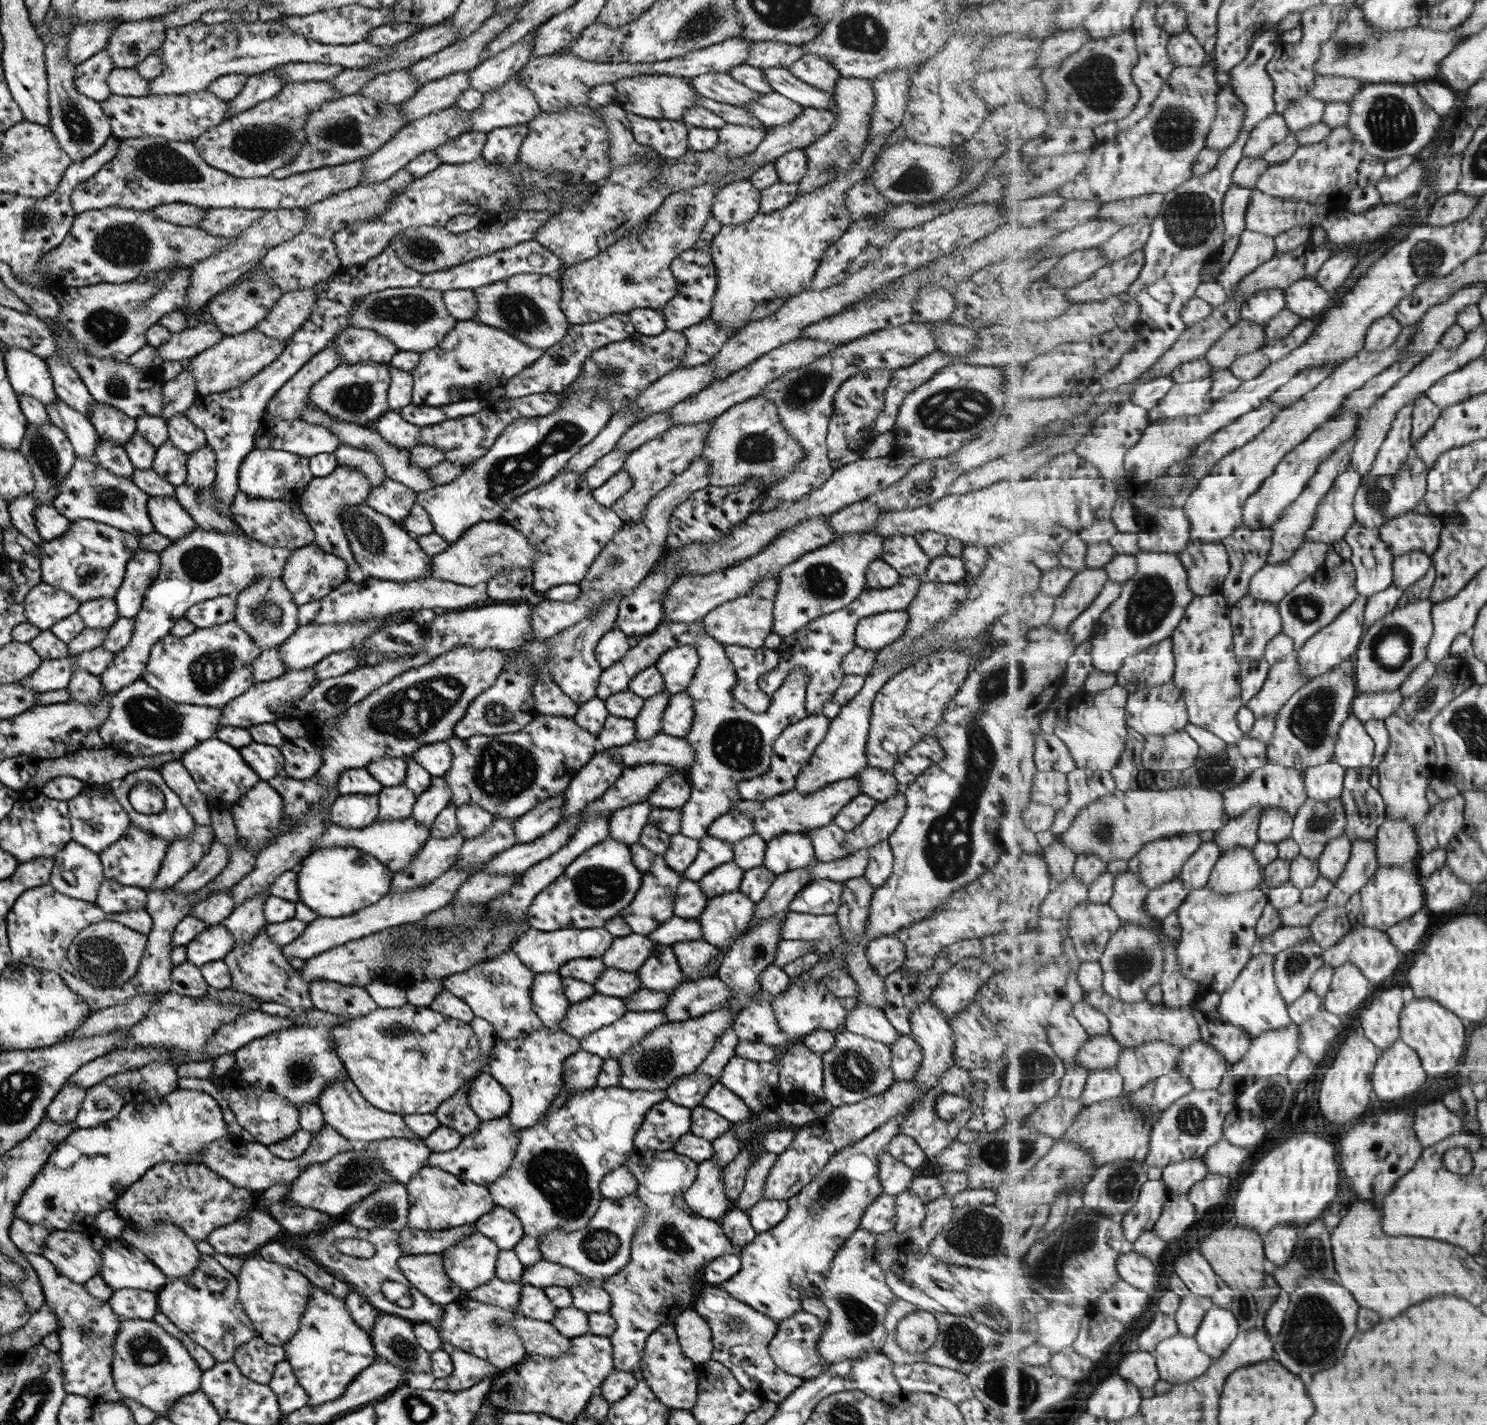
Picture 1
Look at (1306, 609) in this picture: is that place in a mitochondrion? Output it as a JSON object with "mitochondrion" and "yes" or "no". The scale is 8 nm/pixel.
{"mitochondrion":"yes"}

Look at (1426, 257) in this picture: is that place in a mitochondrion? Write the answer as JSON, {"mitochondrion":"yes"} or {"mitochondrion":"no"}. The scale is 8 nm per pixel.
{"mitochondrion":"yes"}

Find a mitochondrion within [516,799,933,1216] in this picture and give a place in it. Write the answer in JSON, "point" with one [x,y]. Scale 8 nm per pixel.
{"point":[599,887]}

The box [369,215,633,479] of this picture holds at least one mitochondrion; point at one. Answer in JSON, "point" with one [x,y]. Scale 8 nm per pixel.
{"point":[519,310]}

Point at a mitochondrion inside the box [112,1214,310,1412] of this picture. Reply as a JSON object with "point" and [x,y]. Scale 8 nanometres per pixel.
{"point":[147,1348]}

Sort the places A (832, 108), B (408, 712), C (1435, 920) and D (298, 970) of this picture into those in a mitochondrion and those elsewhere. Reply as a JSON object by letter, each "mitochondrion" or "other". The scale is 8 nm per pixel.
{"A":"other","B":"mitochondrion","C":"other","D":"other"}

